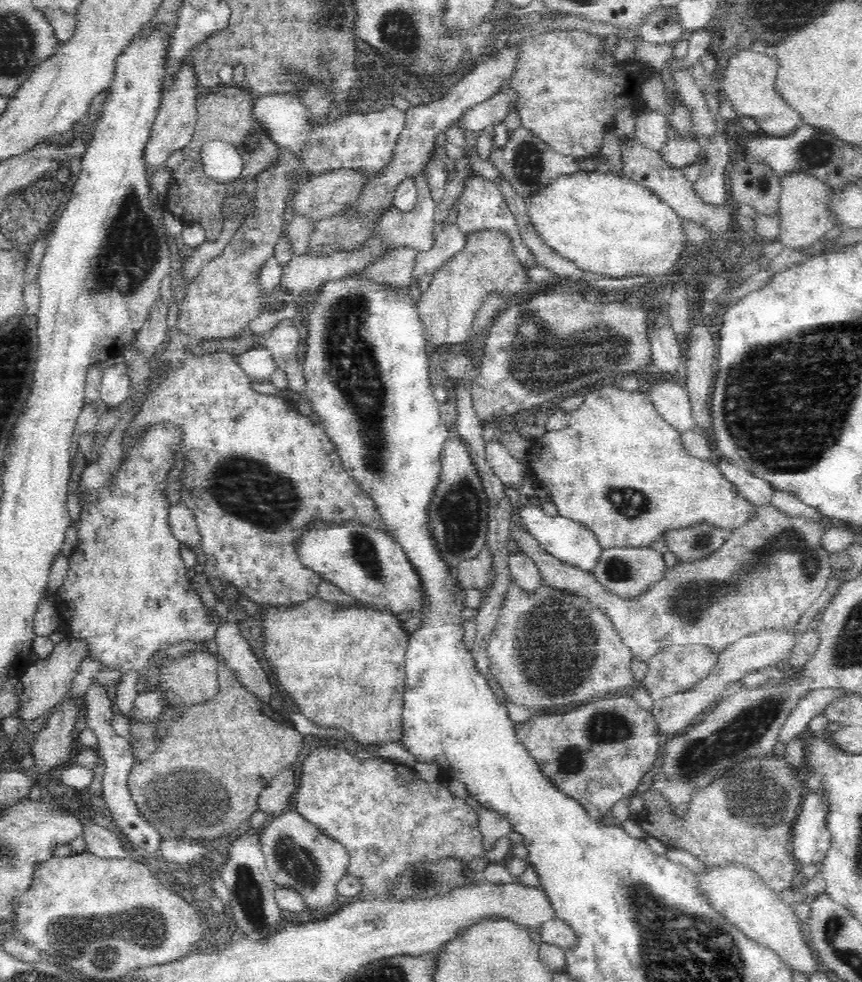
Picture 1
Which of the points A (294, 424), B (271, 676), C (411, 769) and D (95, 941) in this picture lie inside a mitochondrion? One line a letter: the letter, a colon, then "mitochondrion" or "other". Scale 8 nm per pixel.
A: other
B: other
C: other
D: mitochondrion

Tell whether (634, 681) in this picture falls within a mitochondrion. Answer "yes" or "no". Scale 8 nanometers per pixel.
no

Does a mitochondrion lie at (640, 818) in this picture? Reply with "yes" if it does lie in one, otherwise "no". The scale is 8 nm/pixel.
no

